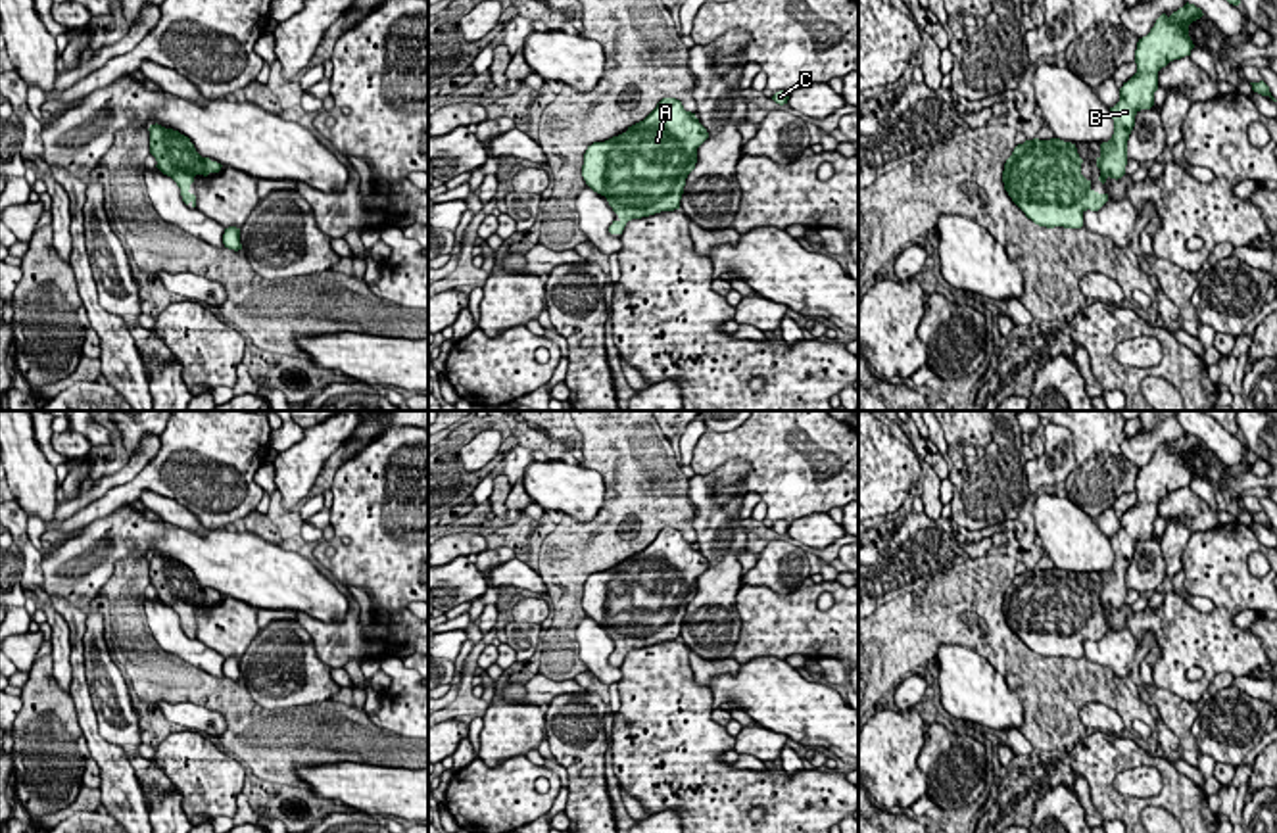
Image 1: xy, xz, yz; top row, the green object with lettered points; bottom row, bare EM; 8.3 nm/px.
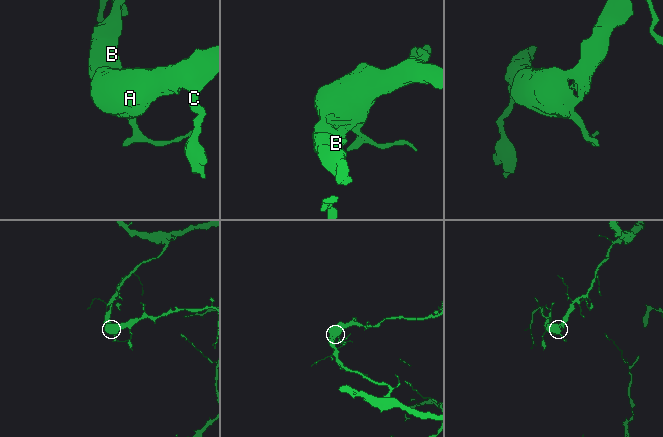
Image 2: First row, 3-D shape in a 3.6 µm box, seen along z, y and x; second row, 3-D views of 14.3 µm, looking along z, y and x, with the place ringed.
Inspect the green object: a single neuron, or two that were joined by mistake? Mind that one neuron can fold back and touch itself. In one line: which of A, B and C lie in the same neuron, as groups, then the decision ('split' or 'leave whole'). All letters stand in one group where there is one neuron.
groups A B C; leave whole

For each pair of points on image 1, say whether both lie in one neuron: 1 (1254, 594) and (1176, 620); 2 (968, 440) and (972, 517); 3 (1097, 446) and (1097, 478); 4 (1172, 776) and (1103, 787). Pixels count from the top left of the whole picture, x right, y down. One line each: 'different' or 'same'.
1: same
2: same
3: same
4: same

